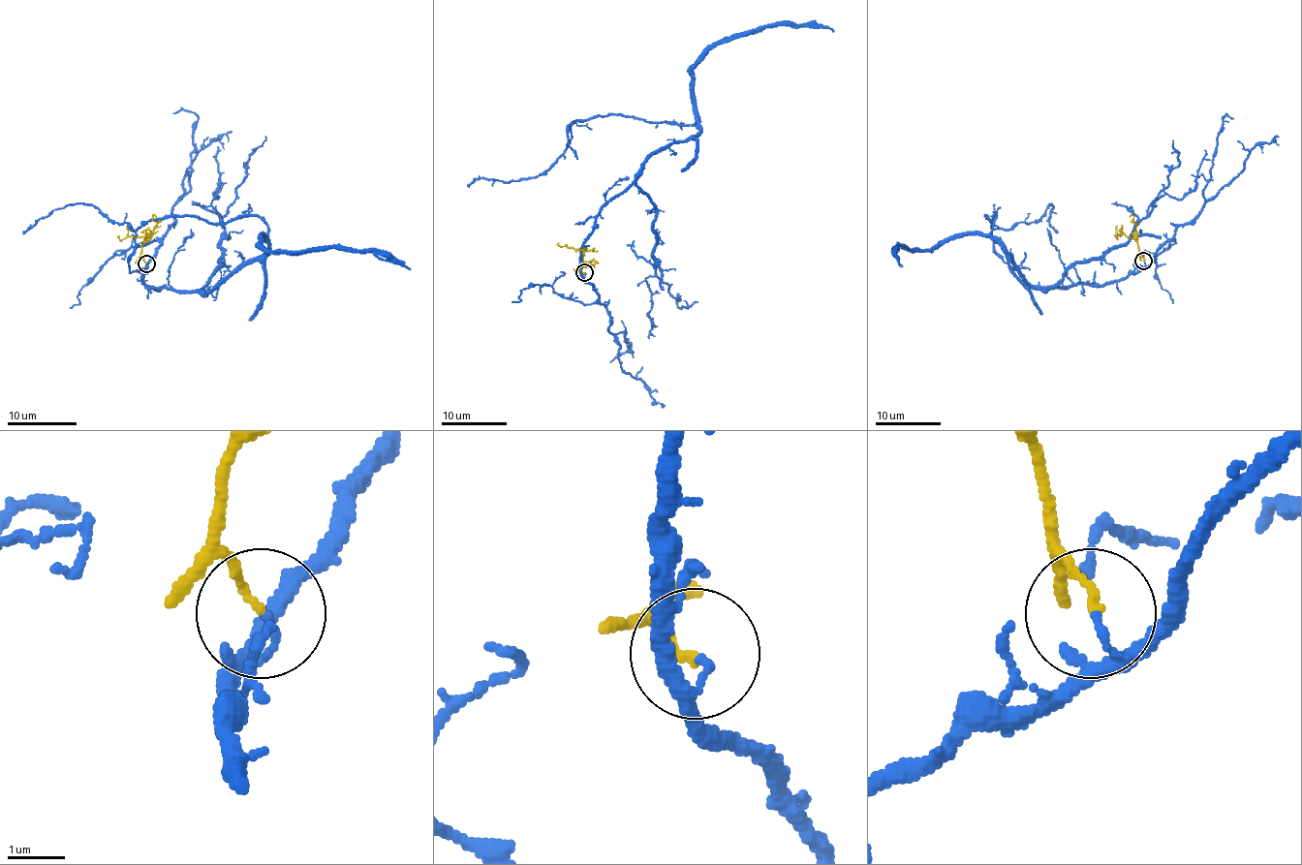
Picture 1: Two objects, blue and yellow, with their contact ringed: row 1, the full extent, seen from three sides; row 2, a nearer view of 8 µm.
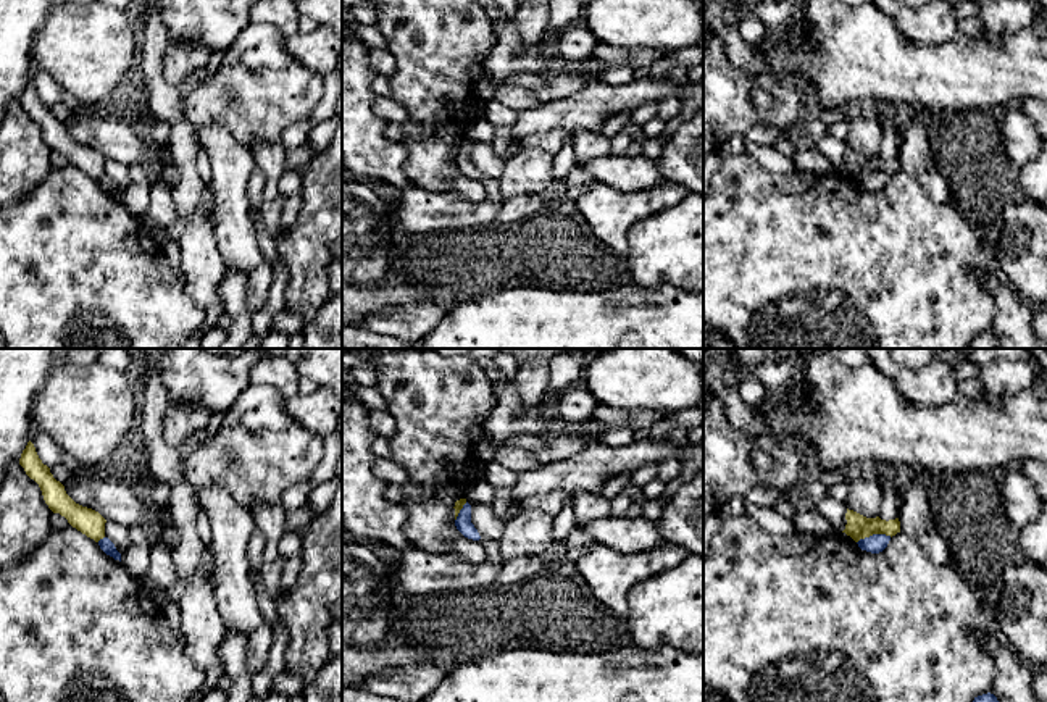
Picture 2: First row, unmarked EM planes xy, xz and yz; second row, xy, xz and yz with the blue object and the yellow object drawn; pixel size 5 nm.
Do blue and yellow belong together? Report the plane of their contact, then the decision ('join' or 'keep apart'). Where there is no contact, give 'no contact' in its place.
contact in yz; keep apart

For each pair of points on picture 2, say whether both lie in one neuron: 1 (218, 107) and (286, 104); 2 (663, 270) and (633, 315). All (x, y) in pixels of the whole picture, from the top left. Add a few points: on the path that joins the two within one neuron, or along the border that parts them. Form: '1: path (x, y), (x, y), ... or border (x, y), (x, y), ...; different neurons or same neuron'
1: path (234, 105), (270, 104); same neuron
2: border (636, 281), (642, 286), (675, 284), (686, 291); different neurons

